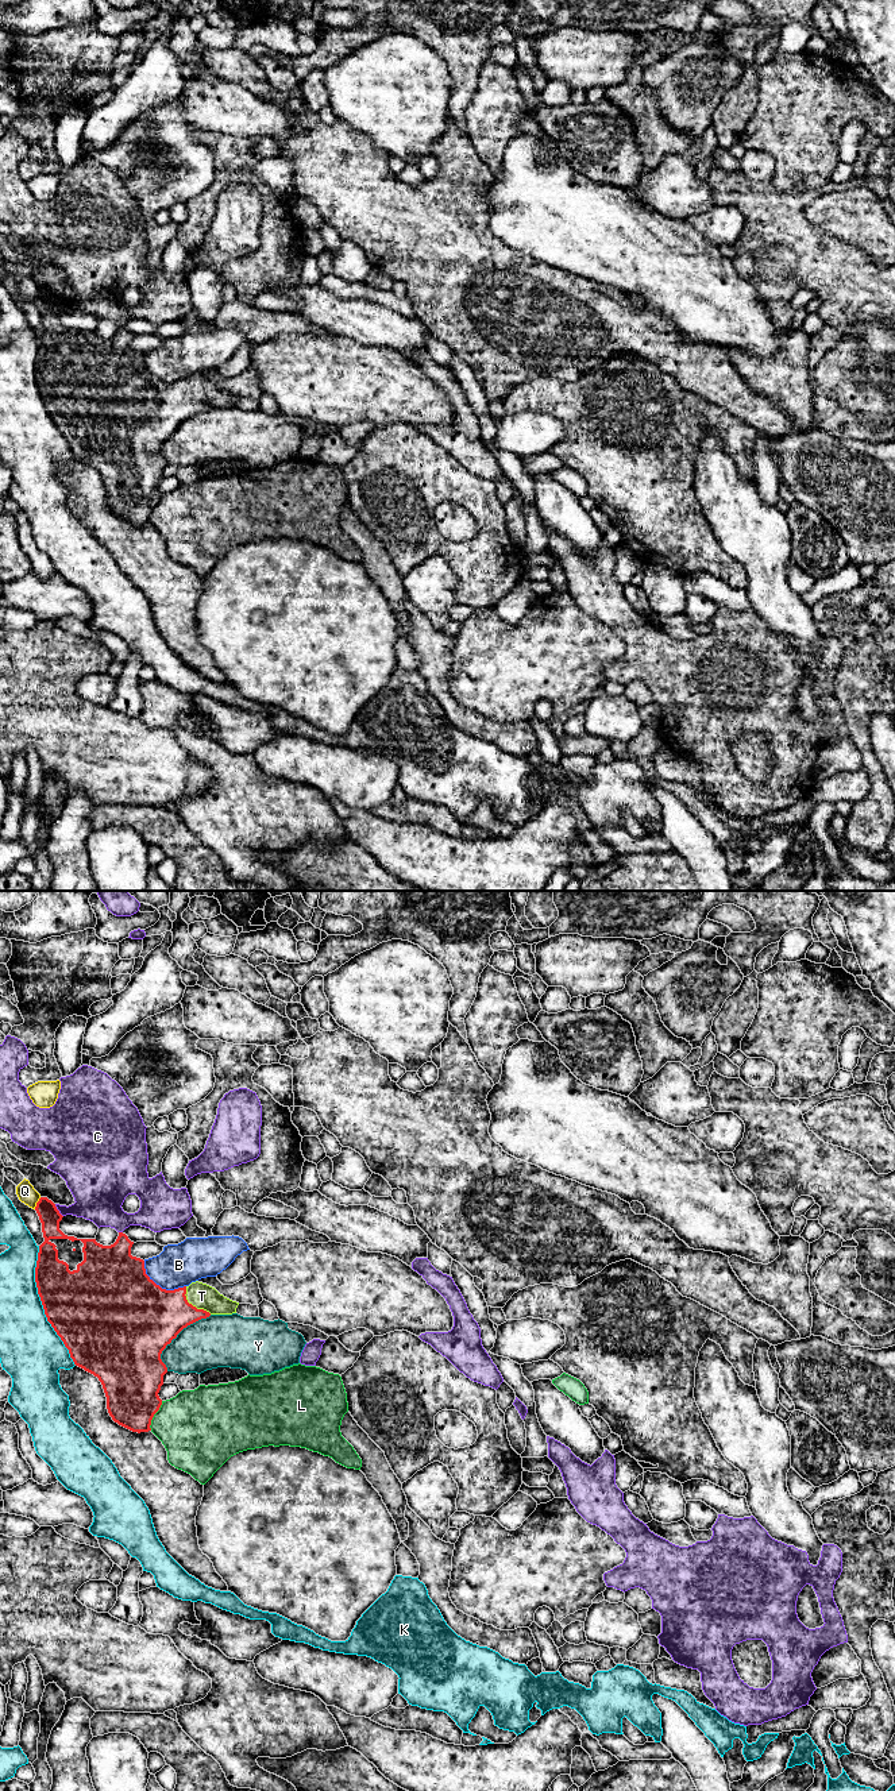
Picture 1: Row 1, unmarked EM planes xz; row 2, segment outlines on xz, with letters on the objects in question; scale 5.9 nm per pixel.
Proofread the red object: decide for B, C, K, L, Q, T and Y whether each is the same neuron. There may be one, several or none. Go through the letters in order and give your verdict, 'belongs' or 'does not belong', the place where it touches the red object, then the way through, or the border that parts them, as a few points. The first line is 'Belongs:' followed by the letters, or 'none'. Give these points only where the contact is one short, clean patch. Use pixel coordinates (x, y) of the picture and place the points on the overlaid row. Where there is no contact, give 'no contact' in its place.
Belongs: T
B: does not belong | xz (158, 1285)
C: does not belong | xz (58, 1211)
K: does not belong | xz (42, 1304)
L: does not belong | xz (153, 1416)
Q: does not belong | xz (37, 1203)
T: belongs | xz (191, 1304) | across xz (151, 1317), (191, 1304), (201, 1296)
Y: does not belong | xz (176, 1336)

